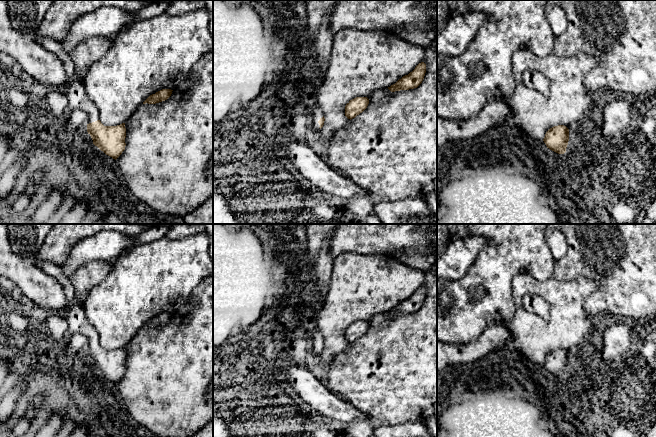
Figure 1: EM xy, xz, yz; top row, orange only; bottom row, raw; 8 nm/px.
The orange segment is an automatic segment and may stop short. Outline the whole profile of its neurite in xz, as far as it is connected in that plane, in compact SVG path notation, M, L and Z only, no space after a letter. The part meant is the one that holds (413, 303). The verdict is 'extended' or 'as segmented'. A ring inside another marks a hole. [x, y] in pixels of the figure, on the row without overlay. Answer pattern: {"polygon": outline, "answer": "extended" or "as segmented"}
{"polygon": "M419 287L408 299L403 300L395 308L388 311L391 316L417 312L423 305L426 297L426 288Z", "answer": "as segmented"}

